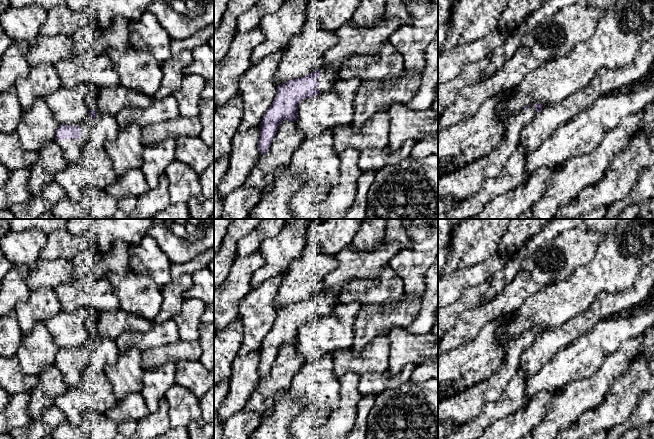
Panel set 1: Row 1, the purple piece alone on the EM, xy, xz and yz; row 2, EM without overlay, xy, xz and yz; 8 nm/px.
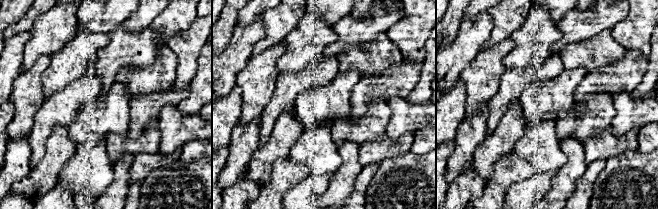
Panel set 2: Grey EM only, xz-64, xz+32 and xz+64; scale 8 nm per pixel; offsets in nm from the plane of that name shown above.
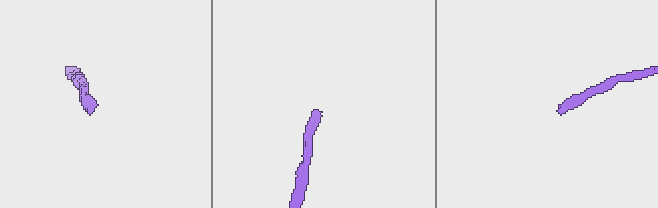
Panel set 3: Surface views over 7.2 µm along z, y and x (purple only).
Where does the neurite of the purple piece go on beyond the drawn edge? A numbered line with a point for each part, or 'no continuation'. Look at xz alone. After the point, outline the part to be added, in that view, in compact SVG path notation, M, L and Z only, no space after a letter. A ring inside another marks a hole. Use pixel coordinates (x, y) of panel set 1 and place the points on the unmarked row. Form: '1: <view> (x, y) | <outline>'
1: xz (328, 299) | M322 290L320 292L320 301L317 303L317 305L320 307L320 309L317 311L317 313L321 316L329 315L334 306L339 301L339 293L336 291L327 291Z

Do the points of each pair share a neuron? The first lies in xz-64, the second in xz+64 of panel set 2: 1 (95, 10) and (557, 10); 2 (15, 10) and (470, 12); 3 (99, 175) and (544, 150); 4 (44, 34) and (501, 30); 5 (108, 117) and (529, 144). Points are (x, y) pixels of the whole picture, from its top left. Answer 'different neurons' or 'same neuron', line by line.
1: same neuron
2: different neurons
3: same neuron
4: same neuron
5: different neurons

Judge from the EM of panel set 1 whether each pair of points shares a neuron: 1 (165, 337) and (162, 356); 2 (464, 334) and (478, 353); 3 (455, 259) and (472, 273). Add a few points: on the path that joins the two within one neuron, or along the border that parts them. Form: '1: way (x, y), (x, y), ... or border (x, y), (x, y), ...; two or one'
1: border (179, 338), (174, 342), (152, 349); two
2: border (485, 324), (470, 341), (448, 351); two
3: border (486, 259), (468, 266), (456, 268), (448, 274); two

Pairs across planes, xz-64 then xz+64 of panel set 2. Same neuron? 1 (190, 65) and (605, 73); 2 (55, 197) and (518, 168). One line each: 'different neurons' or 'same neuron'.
1: different neurons
2: same neuron

